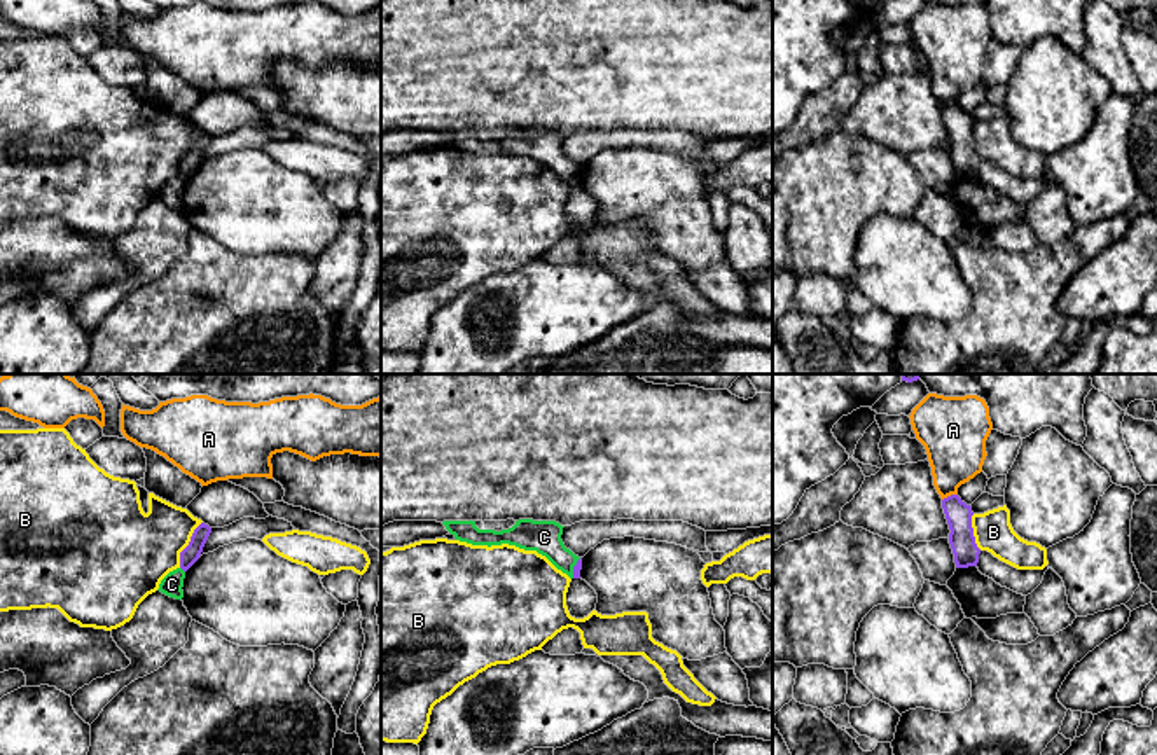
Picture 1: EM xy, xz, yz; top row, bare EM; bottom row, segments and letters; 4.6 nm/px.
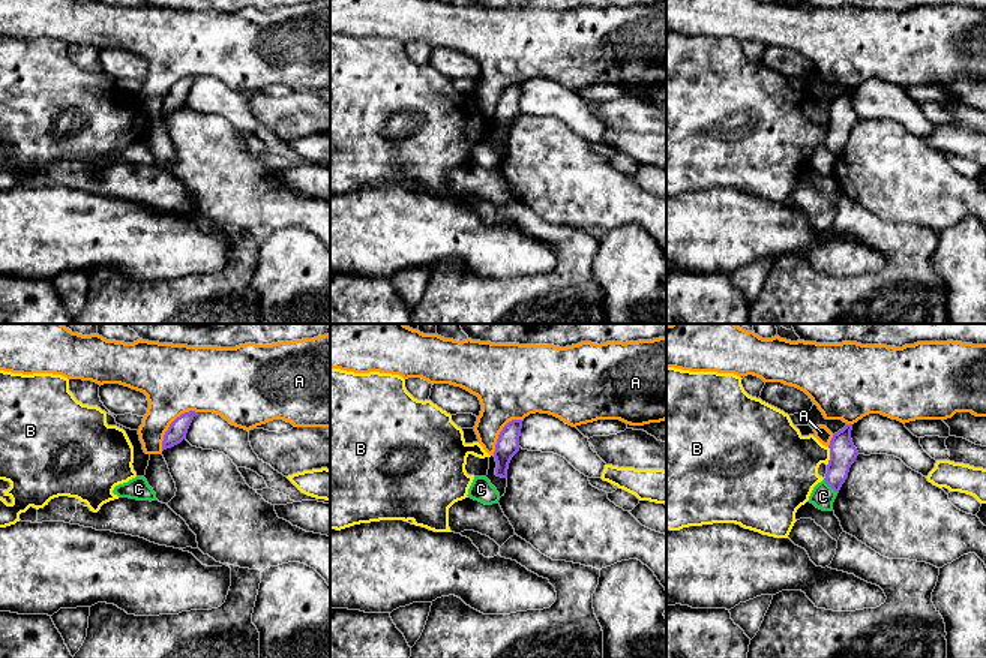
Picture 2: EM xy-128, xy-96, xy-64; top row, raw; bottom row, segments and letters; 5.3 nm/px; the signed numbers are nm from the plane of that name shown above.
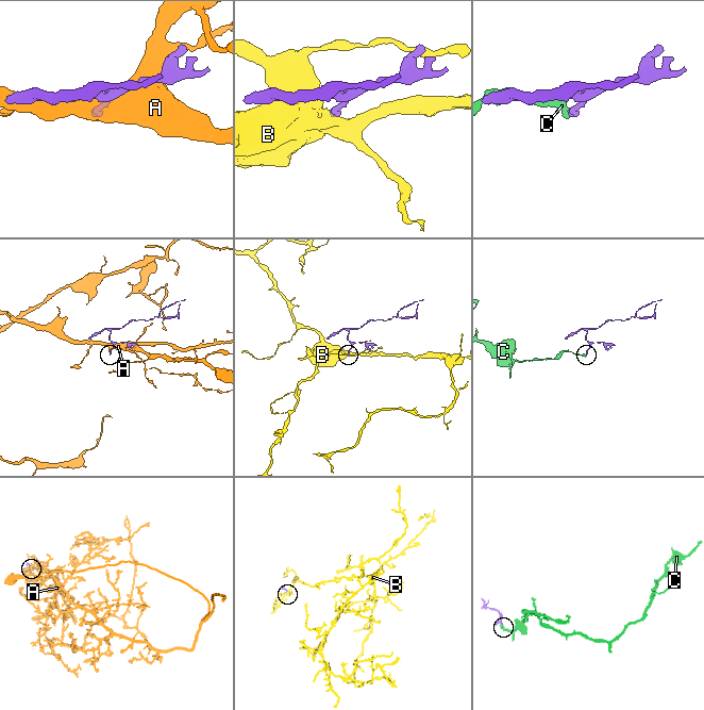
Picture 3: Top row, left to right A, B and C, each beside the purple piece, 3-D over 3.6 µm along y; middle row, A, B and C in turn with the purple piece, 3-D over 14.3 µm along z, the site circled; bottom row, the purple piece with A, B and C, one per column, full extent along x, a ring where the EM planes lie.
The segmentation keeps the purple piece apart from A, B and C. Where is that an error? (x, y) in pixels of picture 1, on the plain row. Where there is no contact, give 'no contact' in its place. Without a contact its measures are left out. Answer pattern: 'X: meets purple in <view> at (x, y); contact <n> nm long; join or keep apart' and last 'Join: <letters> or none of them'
A: meets purple in yz at (951, 103); contact 80 nm long; keep apart
B: meets purple in xy at (189, 152); contact 240 nm long; keep apart
C: meets purple in xy at (182, 177); contact 40 nm long; keep apart
Join: none of them

